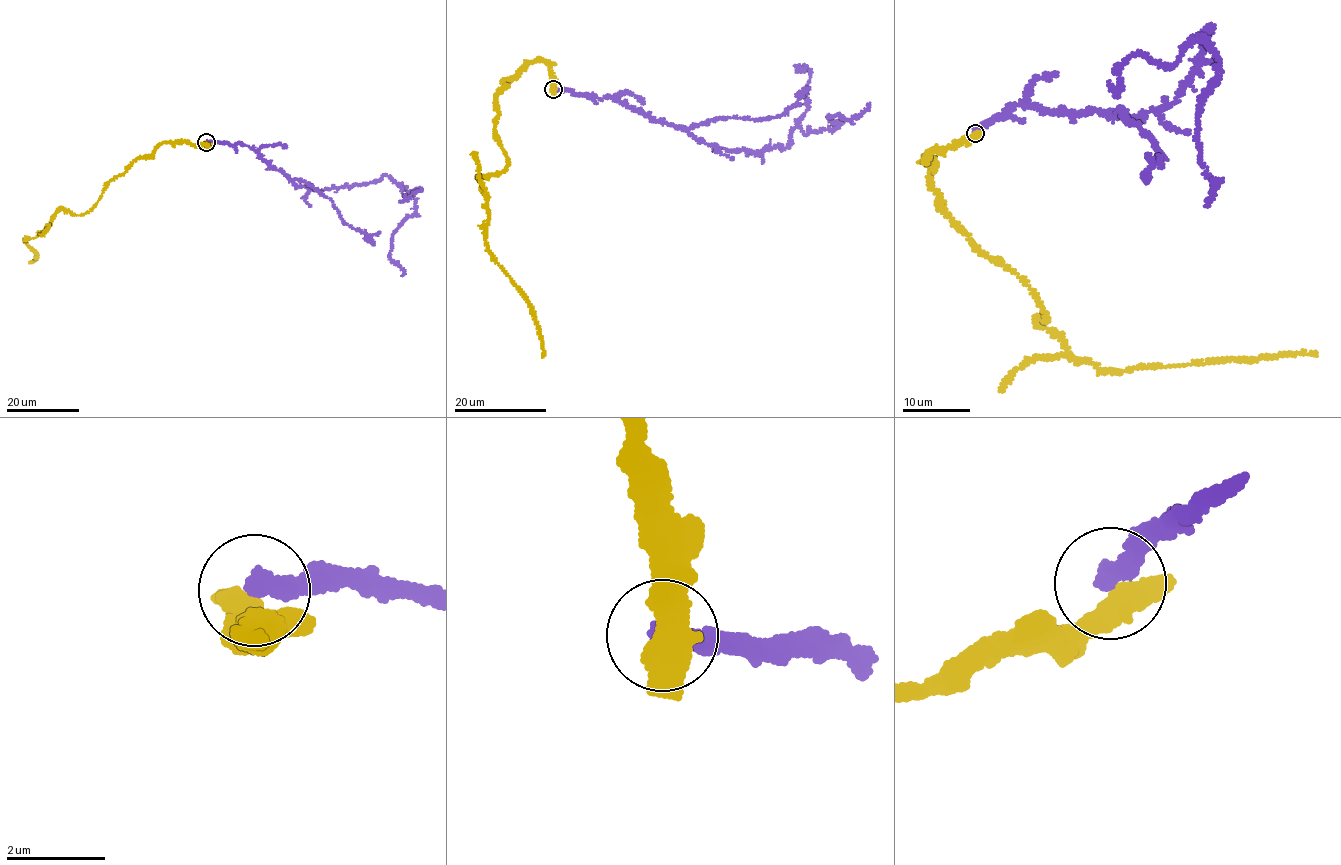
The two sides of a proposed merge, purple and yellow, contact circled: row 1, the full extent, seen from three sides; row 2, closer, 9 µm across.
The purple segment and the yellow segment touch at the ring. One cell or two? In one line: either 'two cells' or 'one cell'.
two cells

